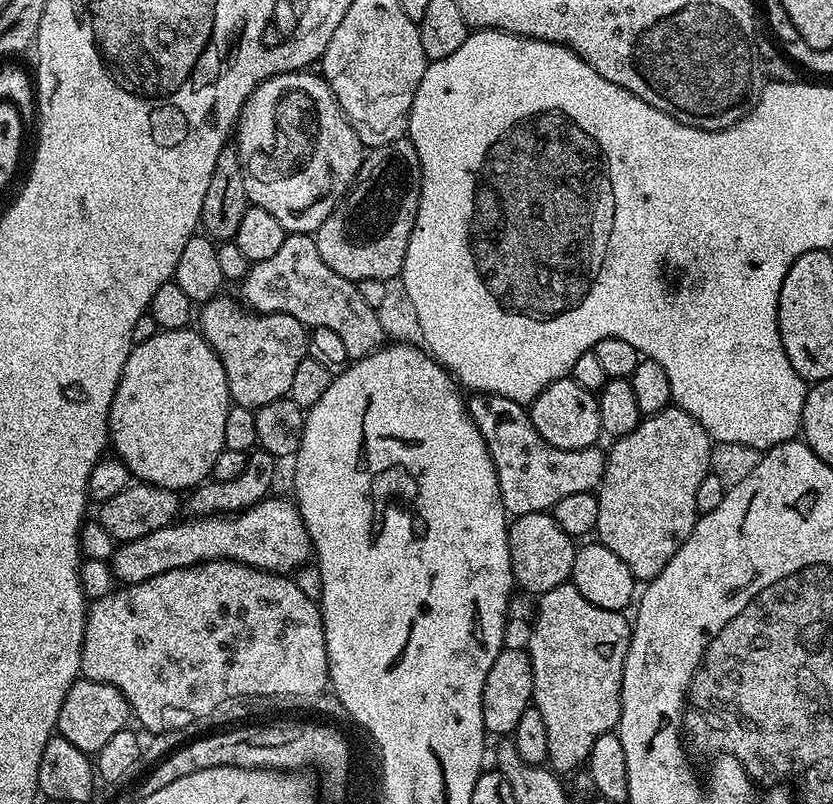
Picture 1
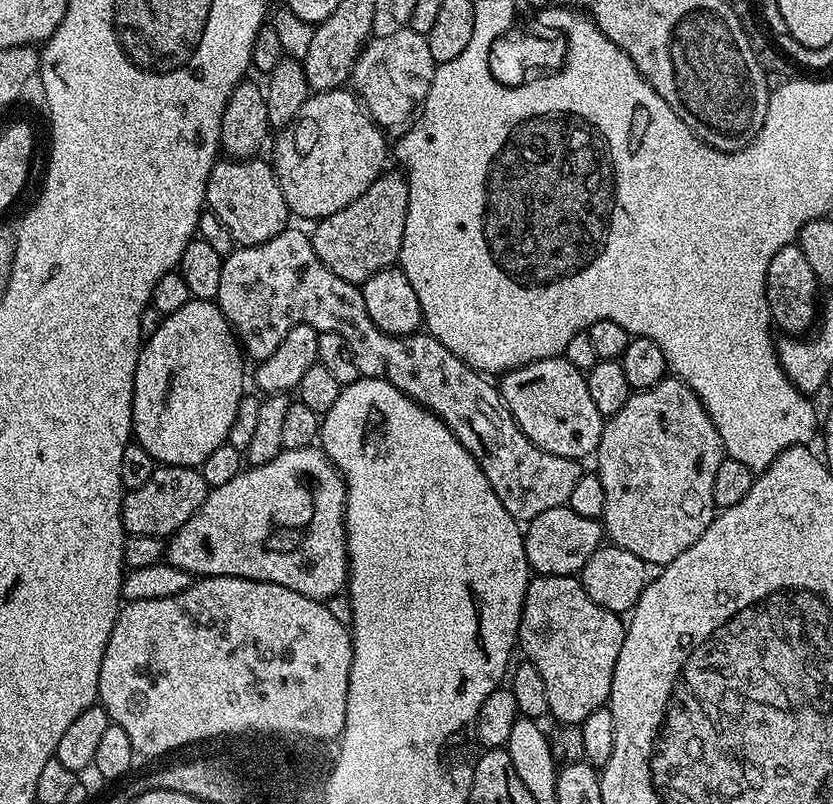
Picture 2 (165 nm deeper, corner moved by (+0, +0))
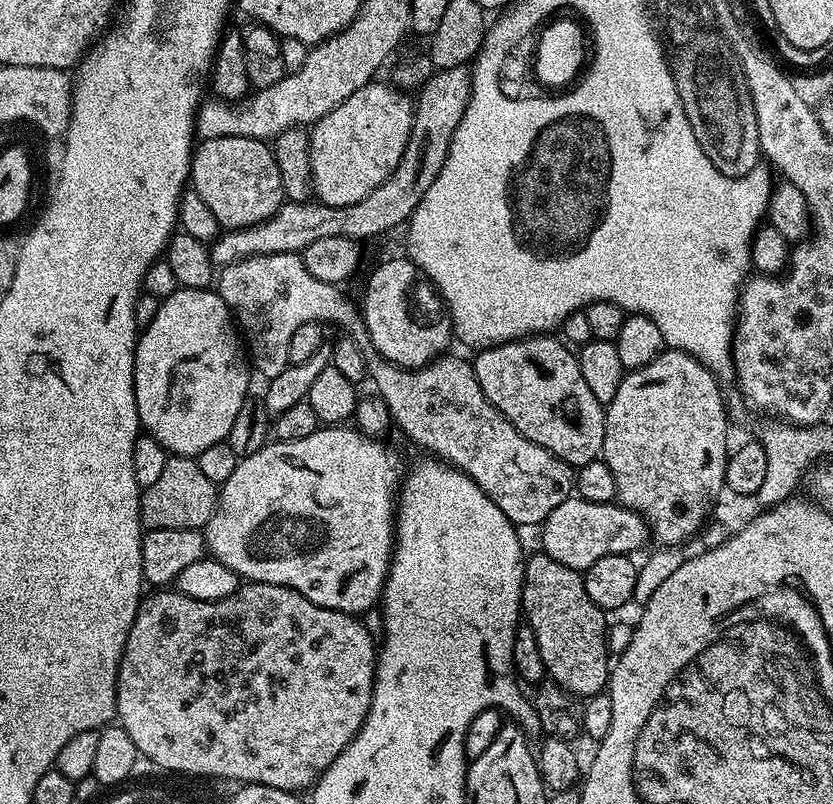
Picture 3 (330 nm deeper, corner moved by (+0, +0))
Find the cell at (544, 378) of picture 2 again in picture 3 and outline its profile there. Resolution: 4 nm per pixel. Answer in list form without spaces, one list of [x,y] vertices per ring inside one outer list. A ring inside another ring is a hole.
[[[537,334],[491,345],[475,353],[474,367],[482,394],[486,394],[489,402],[509,420],[518,434],[530,438],[530,442],[542,446],[567,464],[579,466],[603,453],[605,405],[600,404],[586,387],[577,353],[563,339],[555,340],[554,337],[552,334]]]

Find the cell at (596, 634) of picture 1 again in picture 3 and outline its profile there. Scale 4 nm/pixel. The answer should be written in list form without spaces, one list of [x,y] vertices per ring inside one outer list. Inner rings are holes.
[[[529,555],[524,561],[522,616],[530,630],[534,630],[544,671],[555,683],[576,698],[596,696],[609,687],[610,624],[608,620],[604,621],[604,609],[590,602],[581,573],[570,566],[562,566],[562,562],[556,562],[550,556]]]

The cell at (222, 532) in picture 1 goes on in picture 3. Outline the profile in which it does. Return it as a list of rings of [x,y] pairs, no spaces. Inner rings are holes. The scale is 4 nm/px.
[[[320,426],[314,434],[306,434],[306,438],[301,440],[276,440],[265,444],[262,450],[254,454],[241,456],[234,474],[230,474],[230,478],[226,478],[226,482],[219,485],[216,509],[210,522],[202,529],[211,559],[222,562],[222,566],[230,566],[230,570],[234,570],[245,581],[257,584],[277,584],[298,590],[298,594],[302,594],[320,608],[349,614],[364,614],[368,609],[377,607],[384,595],[388,568],[392,565],[398,515],[396,503],[402,488],[402,477],[406,472],[406,468],[400,465],[399,454],[394,449],[387,448],[382,441],[384,440],[368,436],[352,426]]]

